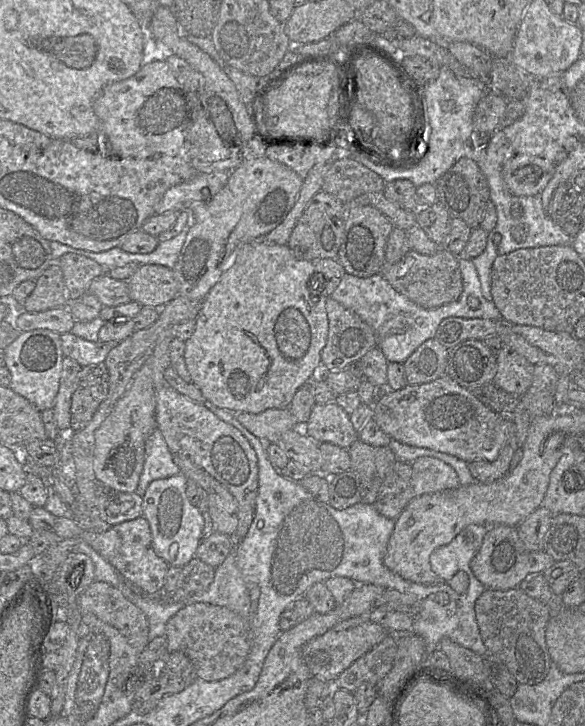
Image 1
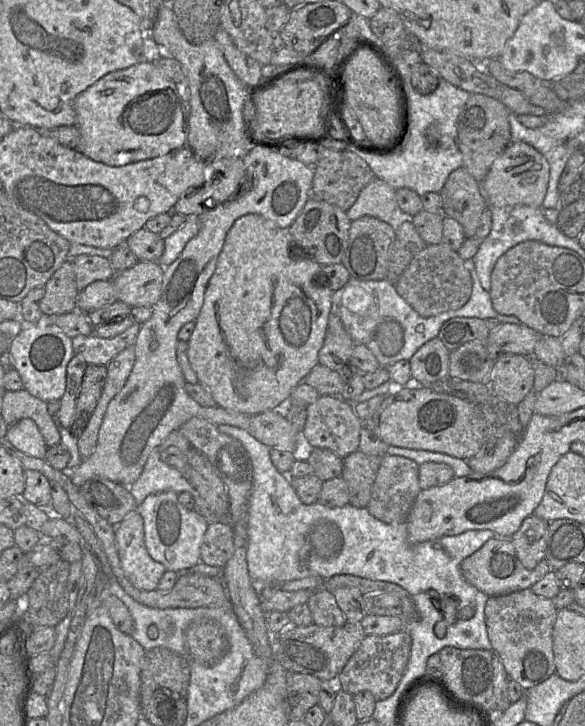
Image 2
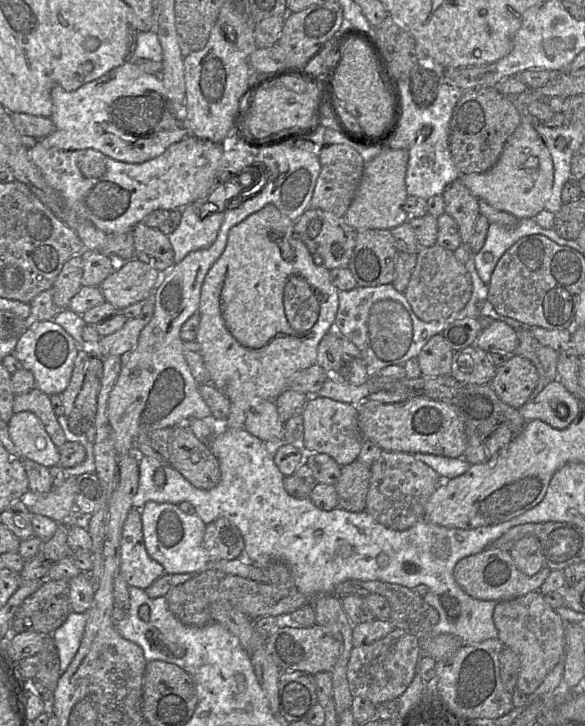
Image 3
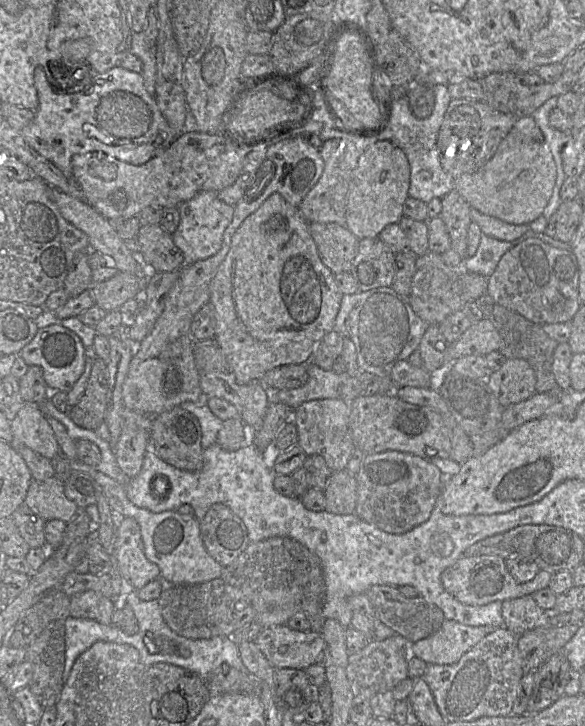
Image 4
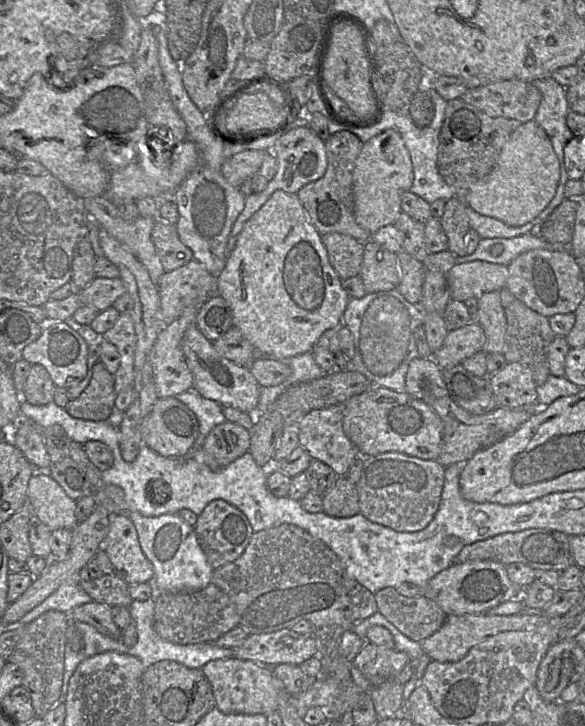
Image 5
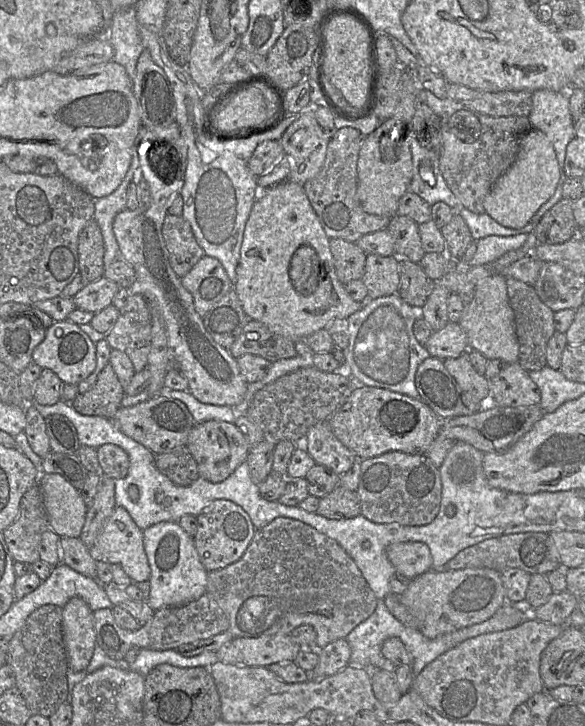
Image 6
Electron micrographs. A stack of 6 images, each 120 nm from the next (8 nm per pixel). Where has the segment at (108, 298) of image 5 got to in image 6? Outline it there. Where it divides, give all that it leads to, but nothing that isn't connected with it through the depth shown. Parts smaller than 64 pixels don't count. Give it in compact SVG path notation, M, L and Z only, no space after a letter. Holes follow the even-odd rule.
M103 276L95 282L88 283L74 296L73 301L76 309L98 313L112 305L119 289L119 285Z

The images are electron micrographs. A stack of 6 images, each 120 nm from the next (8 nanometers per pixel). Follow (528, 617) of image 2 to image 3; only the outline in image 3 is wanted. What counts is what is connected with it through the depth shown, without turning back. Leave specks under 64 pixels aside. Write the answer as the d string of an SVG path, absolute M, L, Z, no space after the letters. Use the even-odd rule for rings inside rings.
M539 591L497 602L493 610L493 622L498 631L497 638L504 648L510 648L520 657L516 688L526 695L532 694L563 658L566 623Z

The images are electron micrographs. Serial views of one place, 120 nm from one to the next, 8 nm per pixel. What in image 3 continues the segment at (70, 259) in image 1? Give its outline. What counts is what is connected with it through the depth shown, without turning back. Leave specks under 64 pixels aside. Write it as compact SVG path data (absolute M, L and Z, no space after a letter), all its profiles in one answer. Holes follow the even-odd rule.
M84 249L80 256L83 264L82 286L99 287L117 267L117 261L106 252Z

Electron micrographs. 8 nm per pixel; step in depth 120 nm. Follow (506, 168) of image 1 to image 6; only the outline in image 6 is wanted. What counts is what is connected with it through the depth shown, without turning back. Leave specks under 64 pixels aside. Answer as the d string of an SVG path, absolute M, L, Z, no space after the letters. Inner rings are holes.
M532 128L521 139L513 164L486 196L485 212L502 226L523 228L555 193L559 179L559 165L553 144L542 131Z

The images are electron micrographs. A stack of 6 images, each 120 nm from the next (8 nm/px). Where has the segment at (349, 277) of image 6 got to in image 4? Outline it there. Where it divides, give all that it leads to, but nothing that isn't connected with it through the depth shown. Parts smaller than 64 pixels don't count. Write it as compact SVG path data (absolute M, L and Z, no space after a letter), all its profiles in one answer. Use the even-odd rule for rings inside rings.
M309 223L309 232L323 264L335 275L350 272L359 239L346 226L336 223Z

